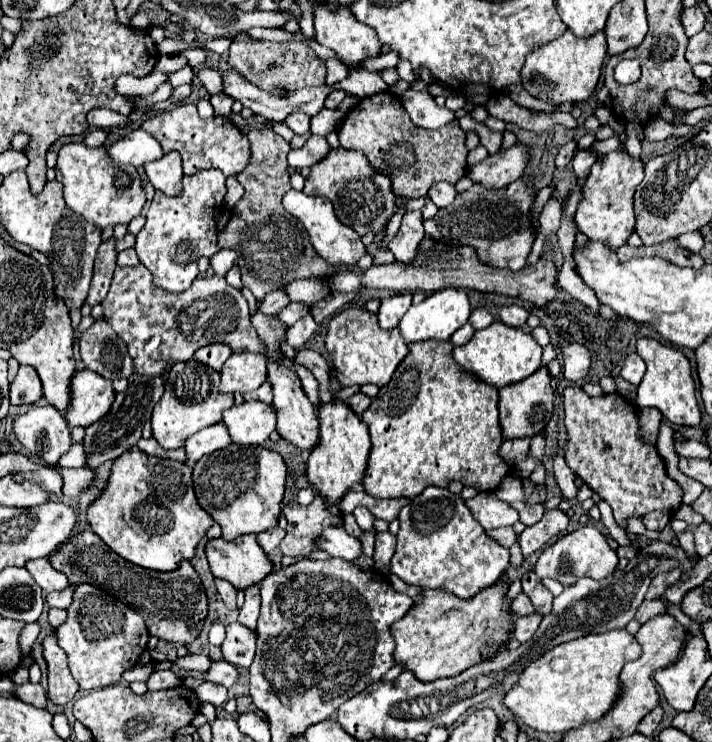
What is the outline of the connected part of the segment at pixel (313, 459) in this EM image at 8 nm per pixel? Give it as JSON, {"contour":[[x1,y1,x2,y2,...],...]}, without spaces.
{"contour":[[335,400,319,406,319,422,321,422,319,444,309,454,307,478,315,486,317,496,323,496,323,500,327,500,327,504,339,504,339,500,353,488,353,484,363,482,365,468,367,468,367,458,369,458,369,432,367,432,367,426,361,422,361,418,357,414,353,414,347,404,335,402]]}

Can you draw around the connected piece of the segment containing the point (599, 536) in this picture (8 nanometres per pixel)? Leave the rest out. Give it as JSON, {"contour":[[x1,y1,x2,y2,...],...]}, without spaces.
{"contour":[[583,526,571,534,565,534,555,544,547,546,535,564,535,574,539,578,553,578,563,586,573,586,581,576,601,580,611,572,615,572,615,568,617,568,617,554,615,550,609,548,603,532,599,532,595,526]]}

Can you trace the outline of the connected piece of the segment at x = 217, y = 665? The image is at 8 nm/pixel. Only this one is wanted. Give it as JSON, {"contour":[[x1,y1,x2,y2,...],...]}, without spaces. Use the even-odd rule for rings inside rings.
{"contour":[[211,660,211,668,203,674,203,678,199,680,187,680,185,686,187,688,195,688,201,682,213,682,213,684,221,684,221,686,231,686,237,682,237,670,235,666,227,664,225,660]]}

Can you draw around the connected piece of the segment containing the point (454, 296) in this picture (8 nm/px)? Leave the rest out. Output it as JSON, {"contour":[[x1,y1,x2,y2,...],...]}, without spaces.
{"contour":[[447,288,447,290,439,290,431,296,427,296,421,304,413,304,409,308,409,312,401,318,399,322,399,330,401,336,407,344,411,342,421,342,421,340,449,340,451,334,461,328,471,314,471,302,465,294,465,290,457,290,457,288]]}

